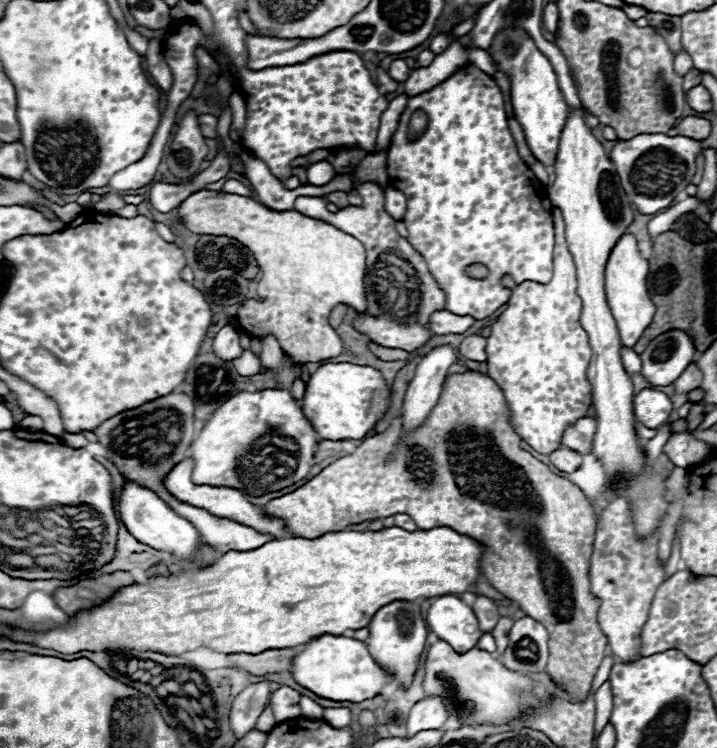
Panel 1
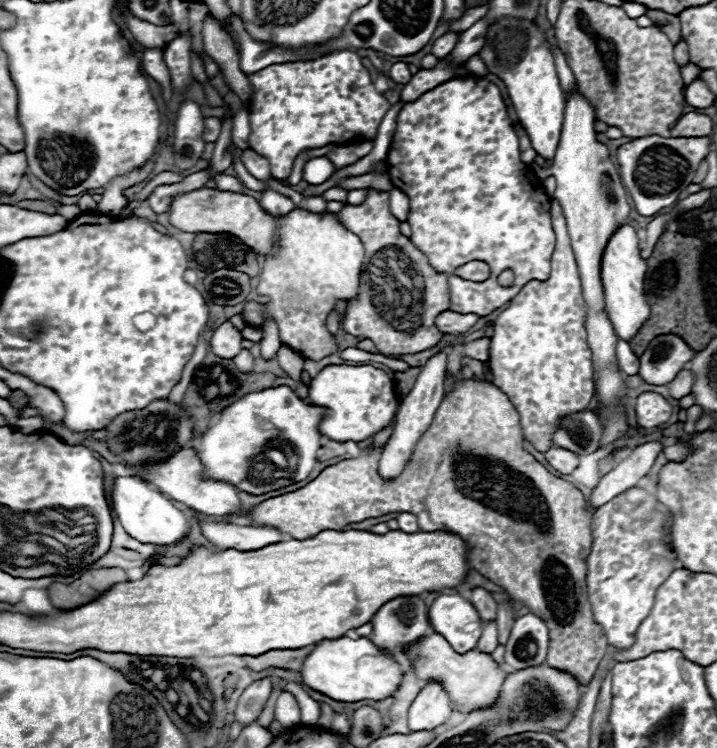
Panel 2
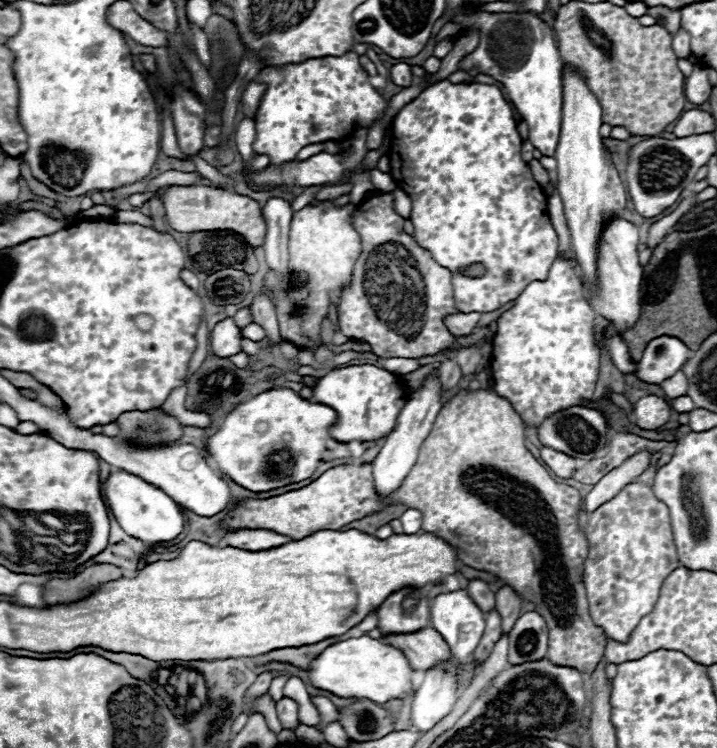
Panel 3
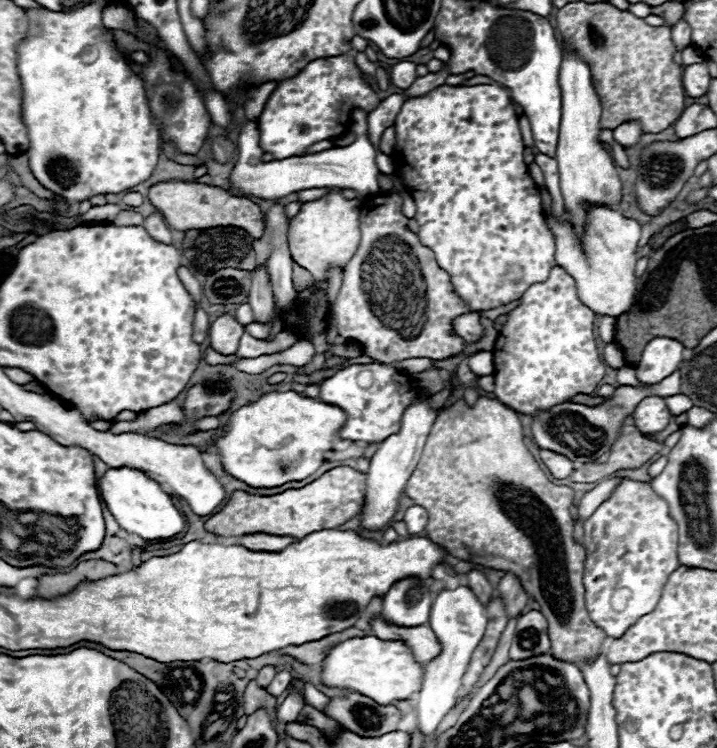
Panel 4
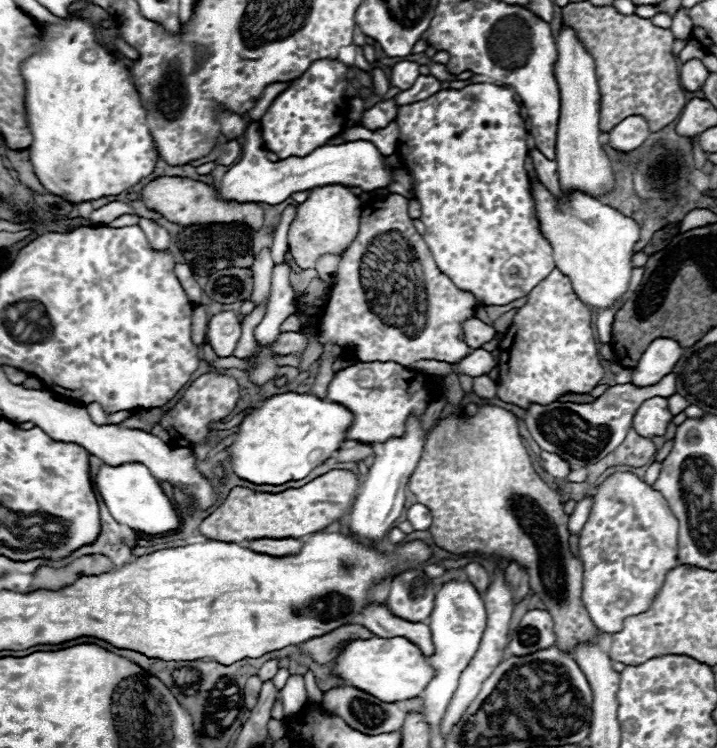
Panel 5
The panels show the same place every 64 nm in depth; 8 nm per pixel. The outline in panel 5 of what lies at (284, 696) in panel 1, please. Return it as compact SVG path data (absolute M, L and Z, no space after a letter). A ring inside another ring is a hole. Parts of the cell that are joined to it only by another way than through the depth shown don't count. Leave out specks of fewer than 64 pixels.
M290 676L286 686L280 690L282 704L284 704L284 720L300 712L306 704L306 688L304 688L304 678L302 676Z

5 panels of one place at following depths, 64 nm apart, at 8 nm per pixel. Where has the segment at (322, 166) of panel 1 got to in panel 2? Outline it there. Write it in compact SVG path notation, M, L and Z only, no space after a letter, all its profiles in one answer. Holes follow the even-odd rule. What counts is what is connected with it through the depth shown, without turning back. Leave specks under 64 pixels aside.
M320 156L320 158L312 158L310 162L304 164L302 178L304 178L308 184L322 184L322 182L326 182L334 172L336 172L334 164L332 164L326 156Z

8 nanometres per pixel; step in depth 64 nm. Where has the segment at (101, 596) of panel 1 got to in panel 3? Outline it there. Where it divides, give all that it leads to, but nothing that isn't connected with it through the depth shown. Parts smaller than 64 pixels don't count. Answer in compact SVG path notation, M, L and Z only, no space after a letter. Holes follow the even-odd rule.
M112 564L88 566L70 580L60 580L60 578L48 580L44 586L44 600L48 604L70 604L70 602L86 598L100 584L118 580L120 576L122 576L122 570Z

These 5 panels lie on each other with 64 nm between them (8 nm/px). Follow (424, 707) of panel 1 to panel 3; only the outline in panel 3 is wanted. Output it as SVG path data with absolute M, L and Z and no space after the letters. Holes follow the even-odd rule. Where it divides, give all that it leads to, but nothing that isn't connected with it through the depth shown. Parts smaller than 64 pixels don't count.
M426 672L422 686L416 690L410 710L412 726L418 732L428 732L444 716L452 712L458 698L454 674L448 672Z

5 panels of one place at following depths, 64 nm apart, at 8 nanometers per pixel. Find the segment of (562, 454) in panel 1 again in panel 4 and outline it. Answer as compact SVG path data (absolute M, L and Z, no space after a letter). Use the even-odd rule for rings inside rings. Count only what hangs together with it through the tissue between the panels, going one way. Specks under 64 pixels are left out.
M540 450L540 458L546 464L546 468L552 472L554 478L568 478L574 472L574 464L566 456L560 456L548 450Z

